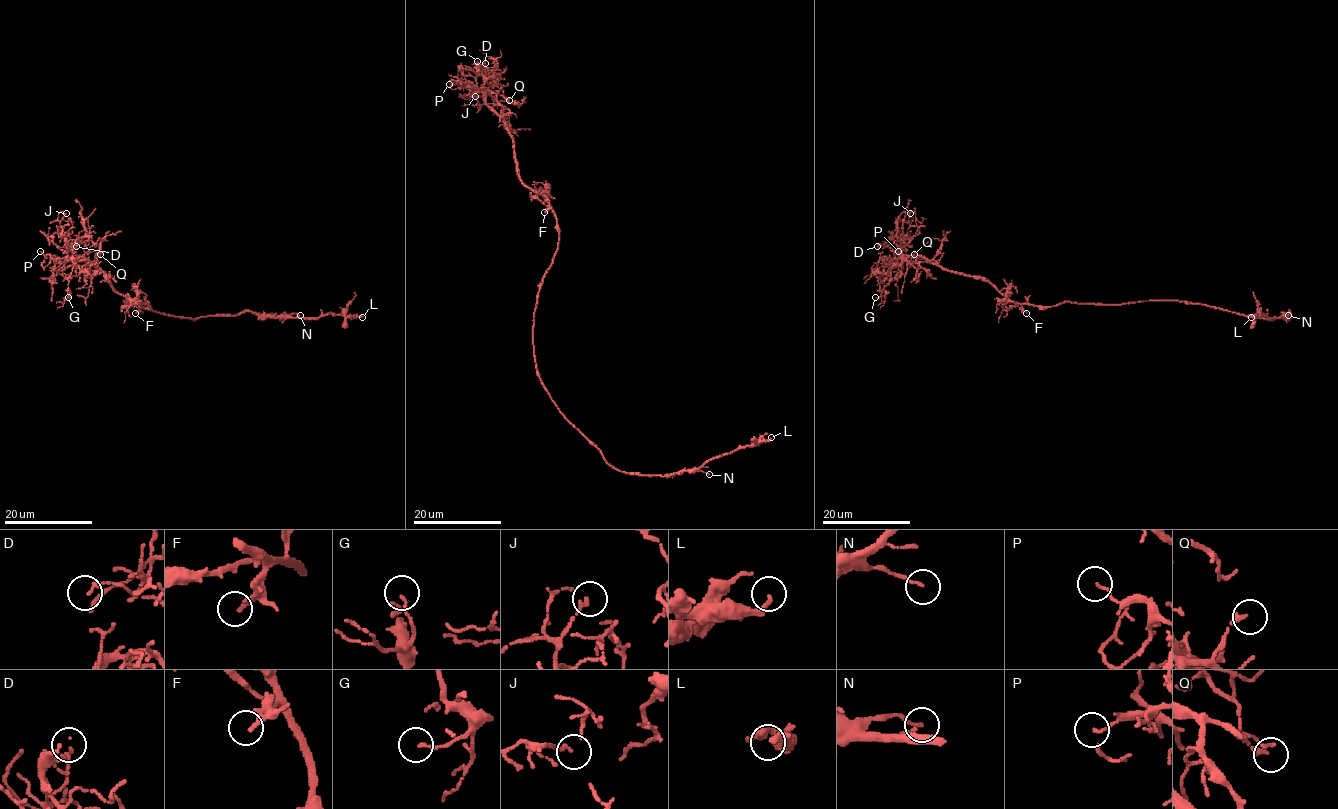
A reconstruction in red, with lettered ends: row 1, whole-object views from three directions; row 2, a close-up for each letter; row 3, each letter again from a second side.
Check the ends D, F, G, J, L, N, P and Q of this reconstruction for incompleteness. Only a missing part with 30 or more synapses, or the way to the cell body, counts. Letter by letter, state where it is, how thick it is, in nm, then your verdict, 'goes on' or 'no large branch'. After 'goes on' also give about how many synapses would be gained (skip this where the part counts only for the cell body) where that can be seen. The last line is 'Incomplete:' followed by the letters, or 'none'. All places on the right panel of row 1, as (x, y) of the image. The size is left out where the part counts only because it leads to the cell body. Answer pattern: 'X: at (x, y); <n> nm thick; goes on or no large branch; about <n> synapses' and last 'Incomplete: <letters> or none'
D: at (877, 246); 160 nm thick; no large branch
F: at (1026, 313); 180 nm thick; no large branch
G: at (875, 297); 130 nm thick; no large branch
J: at (910, 213); 150 nm thick; no large branch
L: at (1251, 317); 240 nm thick; no large branch
N: at (1288, 315); 140 nm thick; no large branch
P: at (898, 251); 110 nm thick; no large branch
Q: at (914, 254); 200 nm thick; no large branch
Incomplete: none

